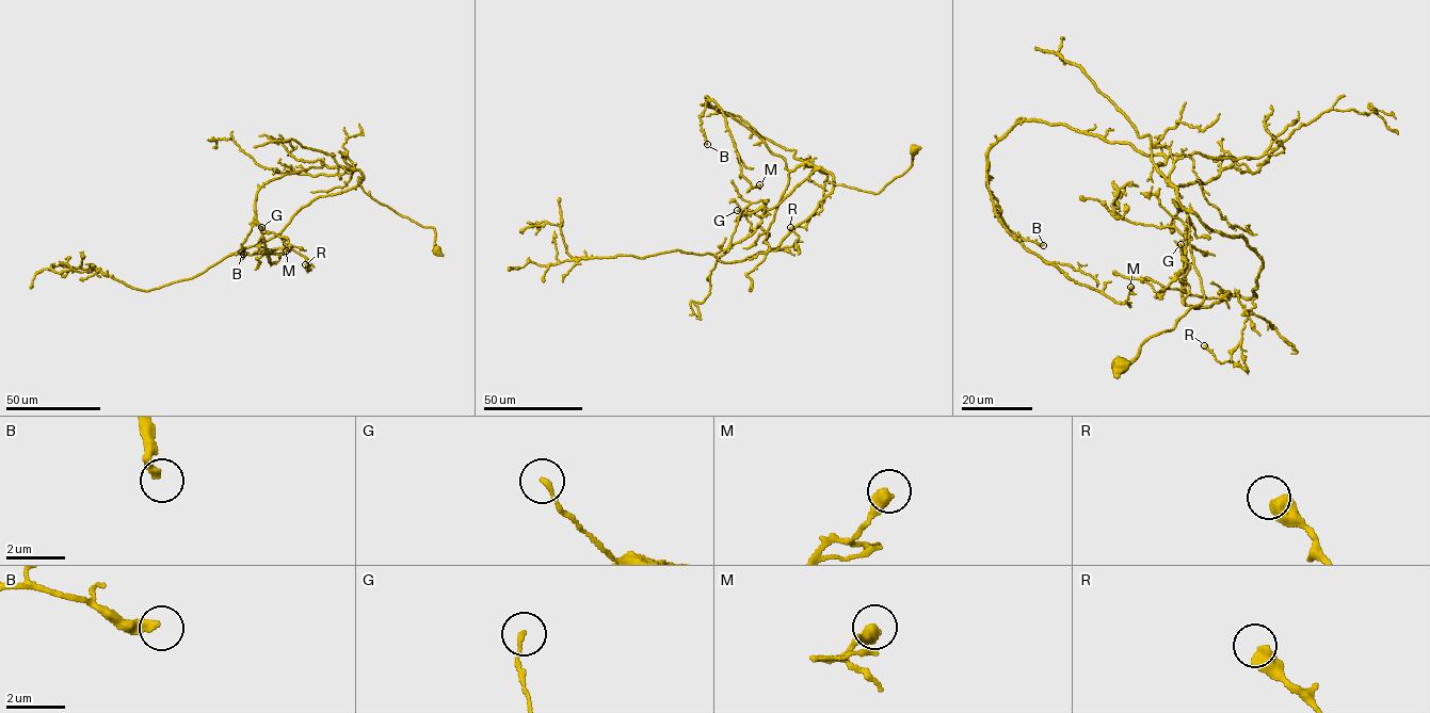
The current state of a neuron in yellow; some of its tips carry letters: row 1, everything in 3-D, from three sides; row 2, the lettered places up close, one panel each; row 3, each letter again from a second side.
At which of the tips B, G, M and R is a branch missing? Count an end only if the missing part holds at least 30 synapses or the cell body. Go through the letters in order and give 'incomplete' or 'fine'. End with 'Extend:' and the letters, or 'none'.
B: fine
G: fine
M: fine
R: fine
Extend: none

